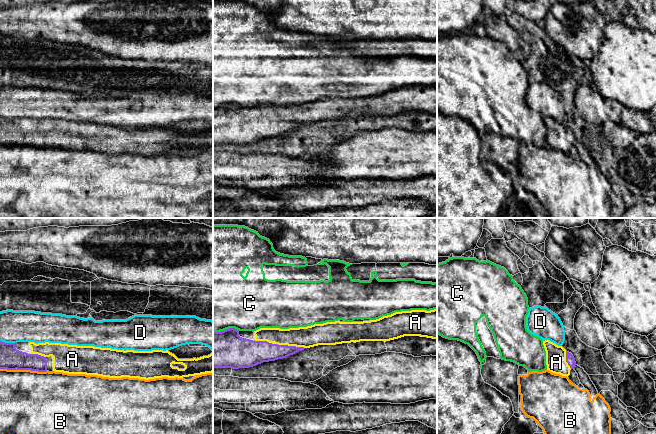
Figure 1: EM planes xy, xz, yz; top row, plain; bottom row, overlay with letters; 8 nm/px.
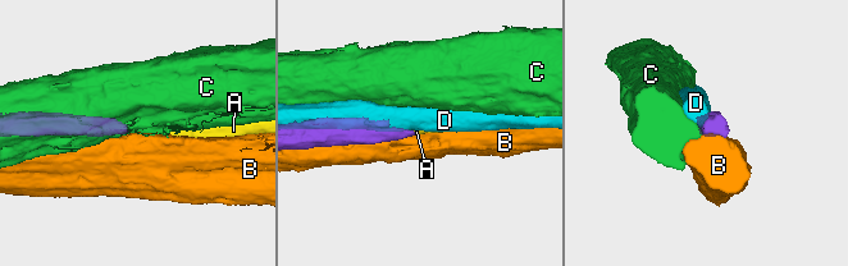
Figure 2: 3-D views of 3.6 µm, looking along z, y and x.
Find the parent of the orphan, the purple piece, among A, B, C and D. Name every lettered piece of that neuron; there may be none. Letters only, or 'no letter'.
A

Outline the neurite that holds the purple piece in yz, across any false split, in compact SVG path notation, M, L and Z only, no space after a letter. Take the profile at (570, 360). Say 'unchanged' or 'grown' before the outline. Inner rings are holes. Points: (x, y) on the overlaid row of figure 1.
grown | M549 340L543 341L543 345L546 351L547 370L568 377L570 370L576 365L573 355L562 346L558 346Z

